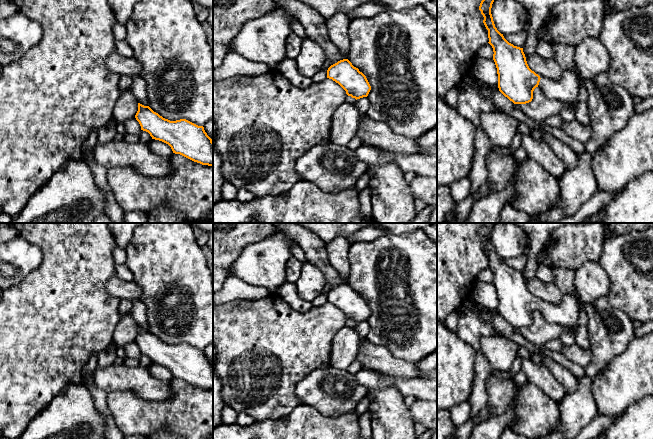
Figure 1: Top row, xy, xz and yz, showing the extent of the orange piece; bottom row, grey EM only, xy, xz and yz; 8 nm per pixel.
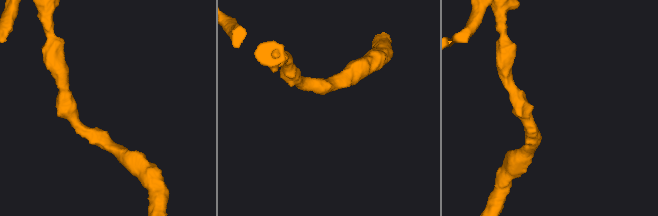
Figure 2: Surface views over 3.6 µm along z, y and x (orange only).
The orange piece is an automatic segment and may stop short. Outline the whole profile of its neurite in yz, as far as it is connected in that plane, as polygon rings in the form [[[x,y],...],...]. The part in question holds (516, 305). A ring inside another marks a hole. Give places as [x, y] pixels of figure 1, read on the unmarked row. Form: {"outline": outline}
{"outline": [[[483,223],[479,234],[488,254],[489,268],[493,272],[493,284],[498,298],[499,315],[514,328],[532,325],[533,315],[540,311],[543,318],[551,323],[571,327],[577,325],[581,300],[577,290],[562,296],[558,305],[541,302],[532,295],[526,285],[523,272],[509,267],[495,251],[491,232],[494,223]]]}

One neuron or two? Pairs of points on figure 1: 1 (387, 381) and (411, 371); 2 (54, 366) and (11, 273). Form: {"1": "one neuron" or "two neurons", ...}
{"1": "two neurons", "2": "two neurons"}

